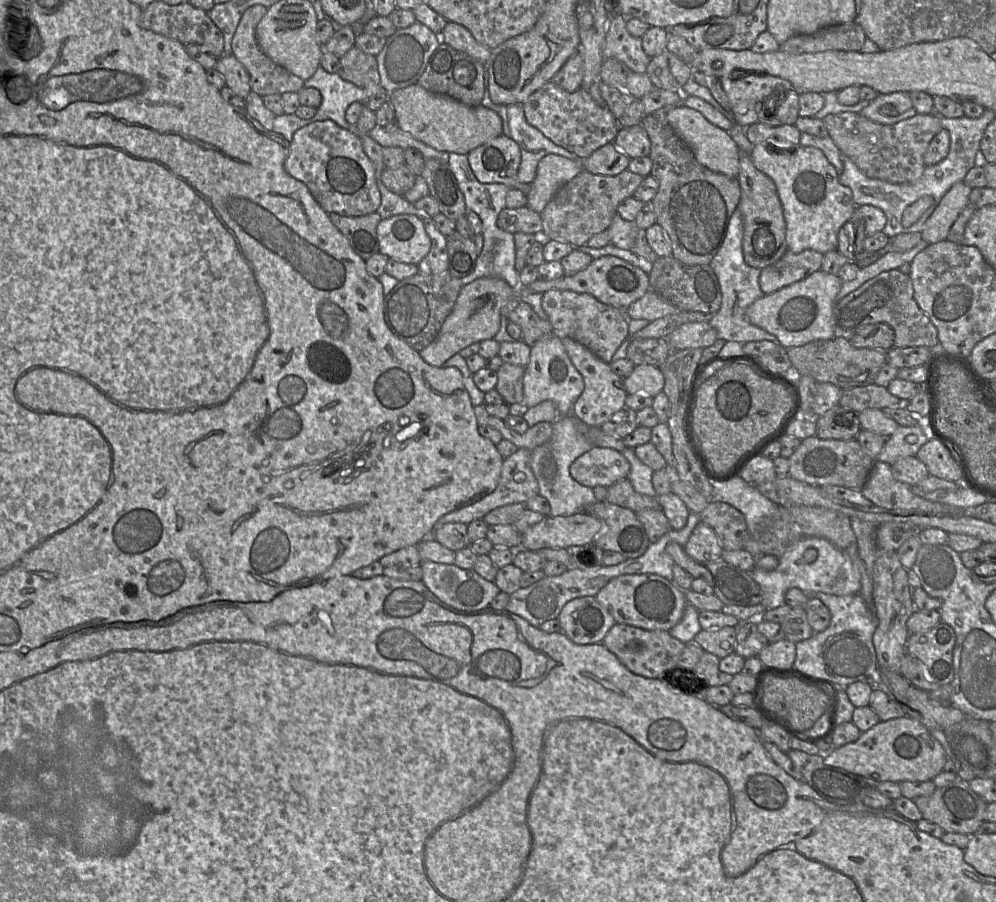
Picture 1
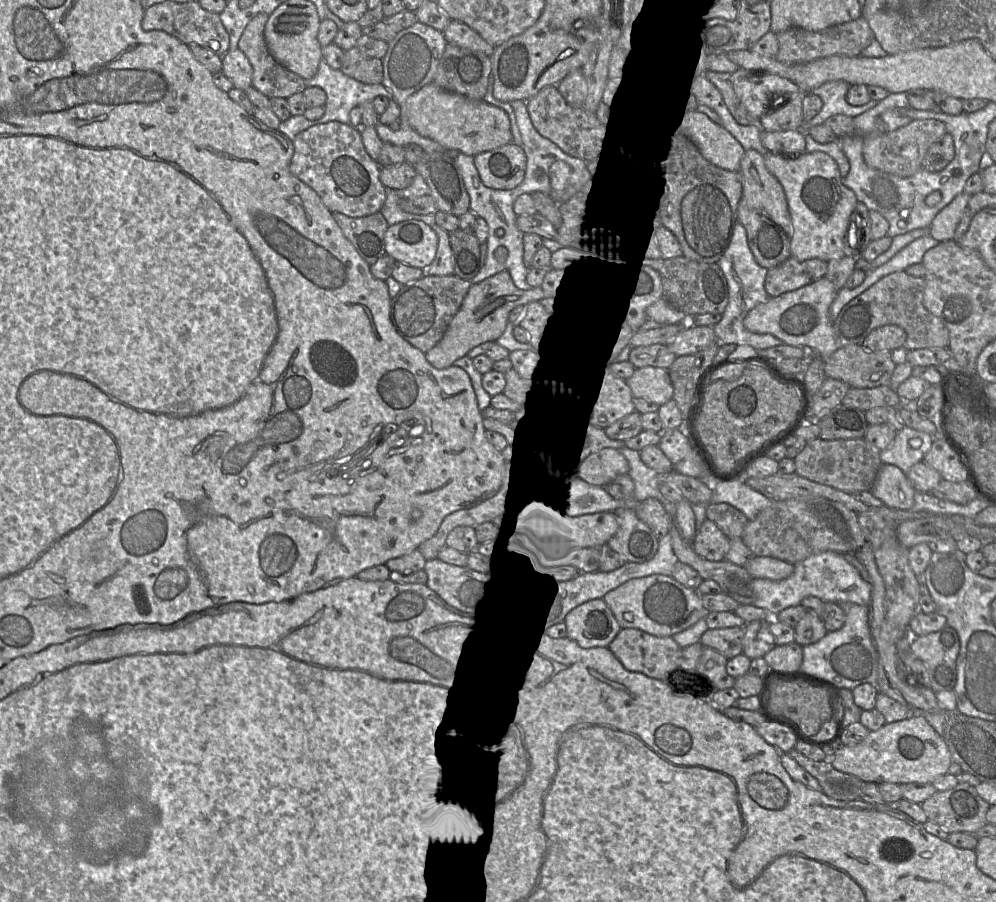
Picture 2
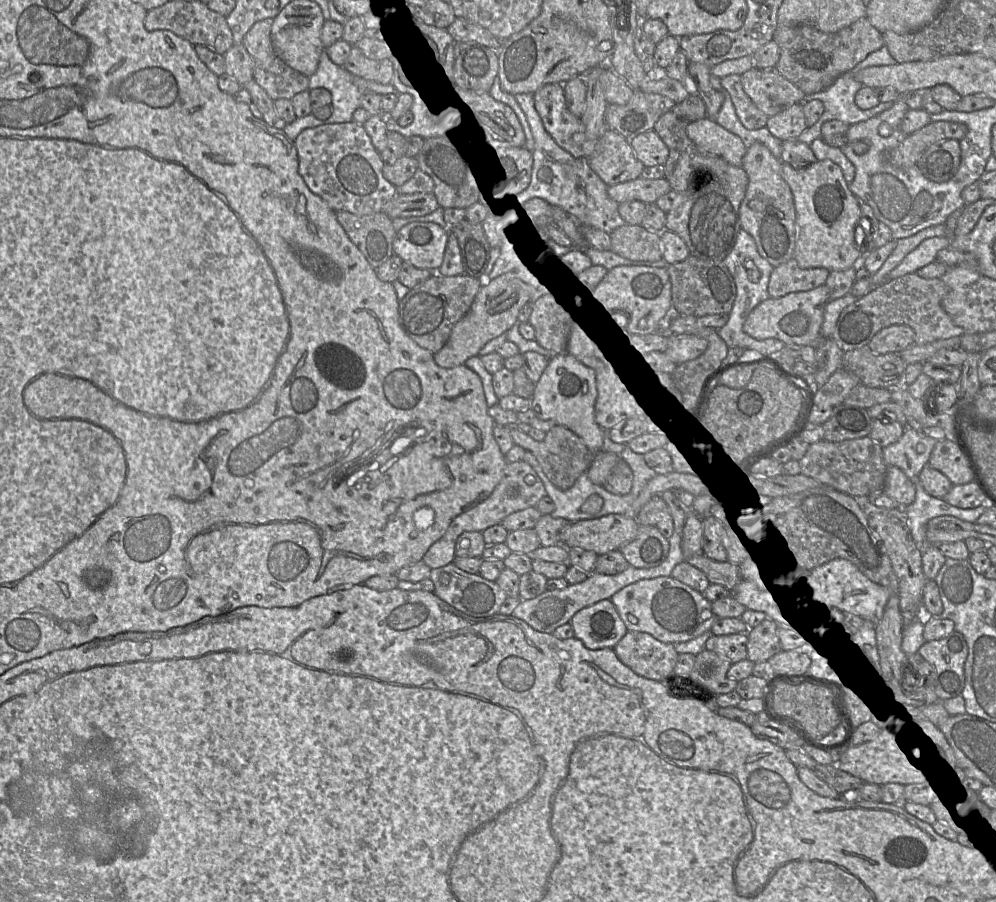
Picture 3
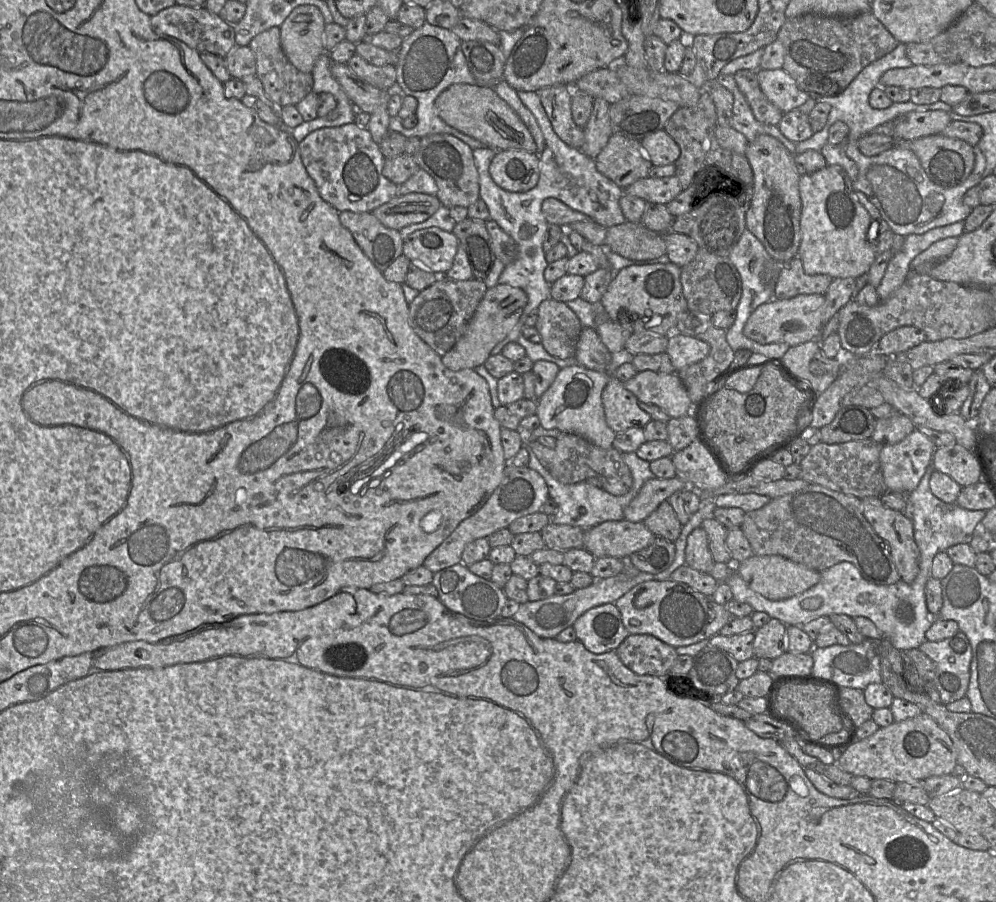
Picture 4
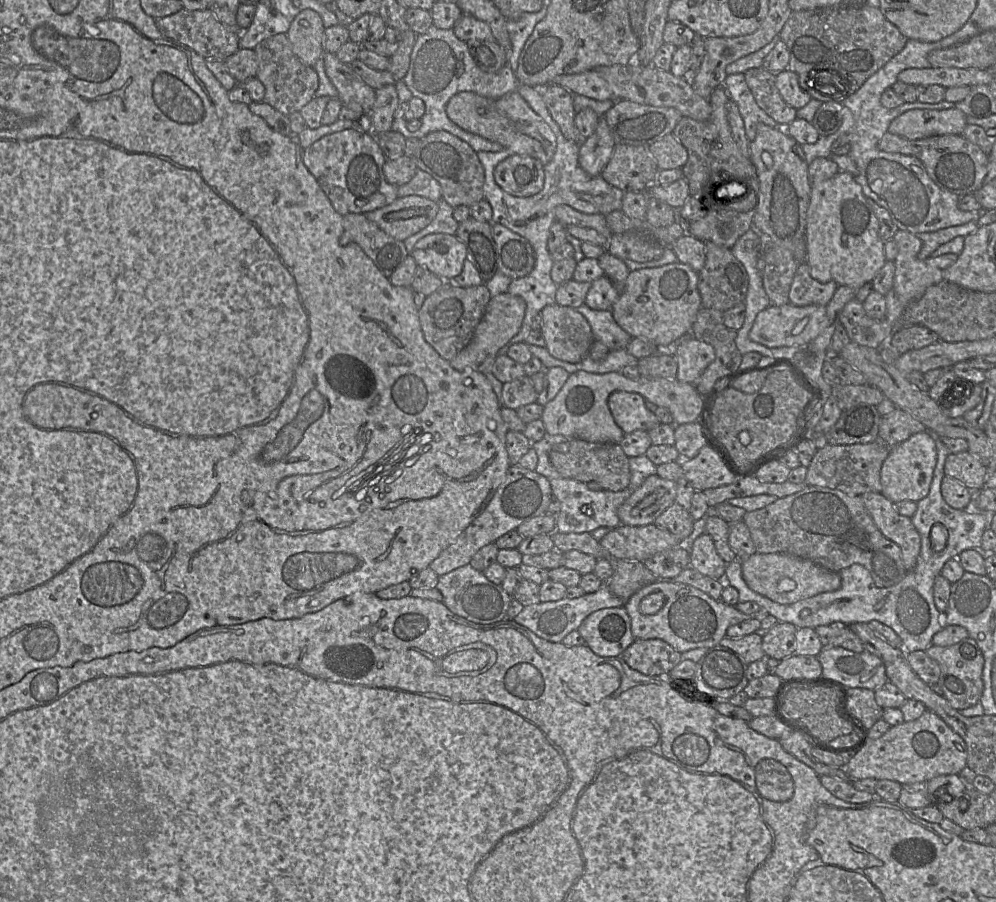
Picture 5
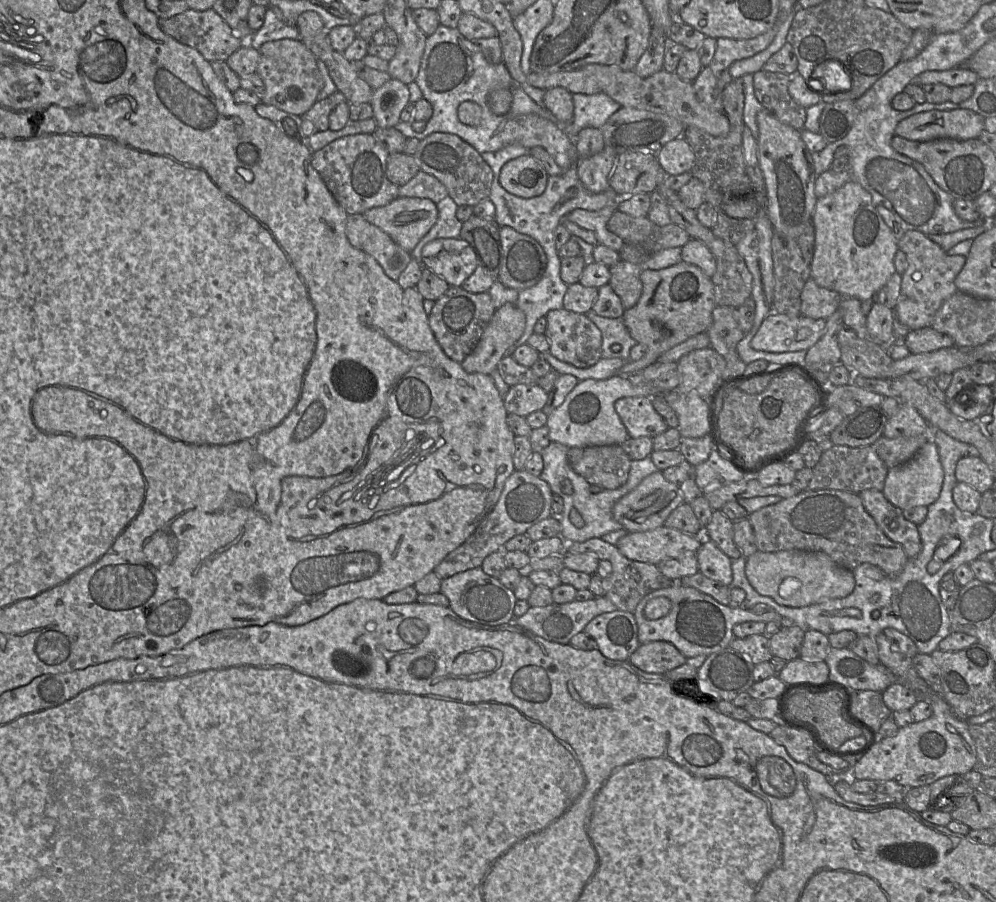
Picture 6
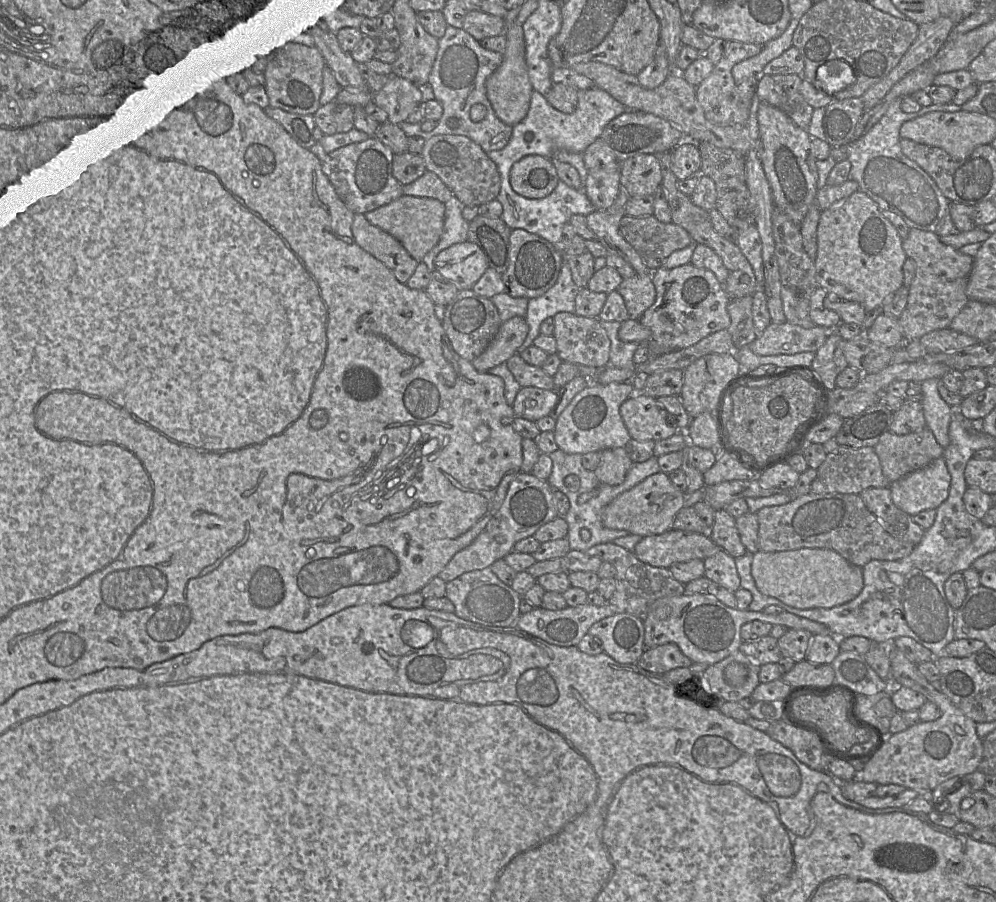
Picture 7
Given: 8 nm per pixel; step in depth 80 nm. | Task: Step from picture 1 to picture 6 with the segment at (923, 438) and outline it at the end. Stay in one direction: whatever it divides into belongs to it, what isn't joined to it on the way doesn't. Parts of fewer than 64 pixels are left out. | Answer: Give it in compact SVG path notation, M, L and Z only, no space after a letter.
M934 440L927 441L907 462L888 469L883 494L893 505L905 510L933 504L940 496L944 481L944 471L939 451Z

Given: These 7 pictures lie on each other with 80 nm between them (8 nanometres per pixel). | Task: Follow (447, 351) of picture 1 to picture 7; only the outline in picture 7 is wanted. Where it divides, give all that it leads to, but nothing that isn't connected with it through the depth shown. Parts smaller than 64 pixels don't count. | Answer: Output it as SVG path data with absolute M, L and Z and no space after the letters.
M513 317L500 326L500 329L487 348L473 361L473 367L479 372L506 363L522 346L528 334L525 318Z

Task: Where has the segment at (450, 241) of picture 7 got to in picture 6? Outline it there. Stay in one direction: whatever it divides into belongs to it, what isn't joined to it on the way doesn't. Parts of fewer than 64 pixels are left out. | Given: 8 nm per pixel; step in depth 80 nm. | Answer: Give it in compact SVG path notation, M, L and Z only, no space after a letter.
M447 196L437 204L438 219L429 232L419 241L417 246L410 252L412 258L418 262L422 258L422 248L430 241L438 238L459 238L462 222L456 217L459 207L452 198Z

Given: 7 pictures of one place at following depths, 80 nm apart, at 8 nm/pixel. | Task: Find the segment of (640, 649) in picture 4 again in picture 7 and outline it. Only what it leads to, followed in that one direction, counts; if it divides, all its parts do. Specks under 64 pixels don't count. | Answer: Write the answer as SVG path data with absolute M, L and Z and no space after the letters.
M673 643L645 649L637 665L654 674L664 674L676 668L690 667L692 661Z

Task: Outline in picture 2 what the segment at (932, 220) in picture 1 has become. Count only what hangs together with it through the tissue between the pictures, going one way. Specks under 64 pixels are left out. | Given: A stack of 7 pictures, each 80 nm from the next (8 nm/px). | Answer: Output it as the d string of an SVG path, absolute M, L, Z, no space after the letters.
M958 195L933 220L929 227L930 236L939 243L954 240L957 226L968 207L971 196Z

